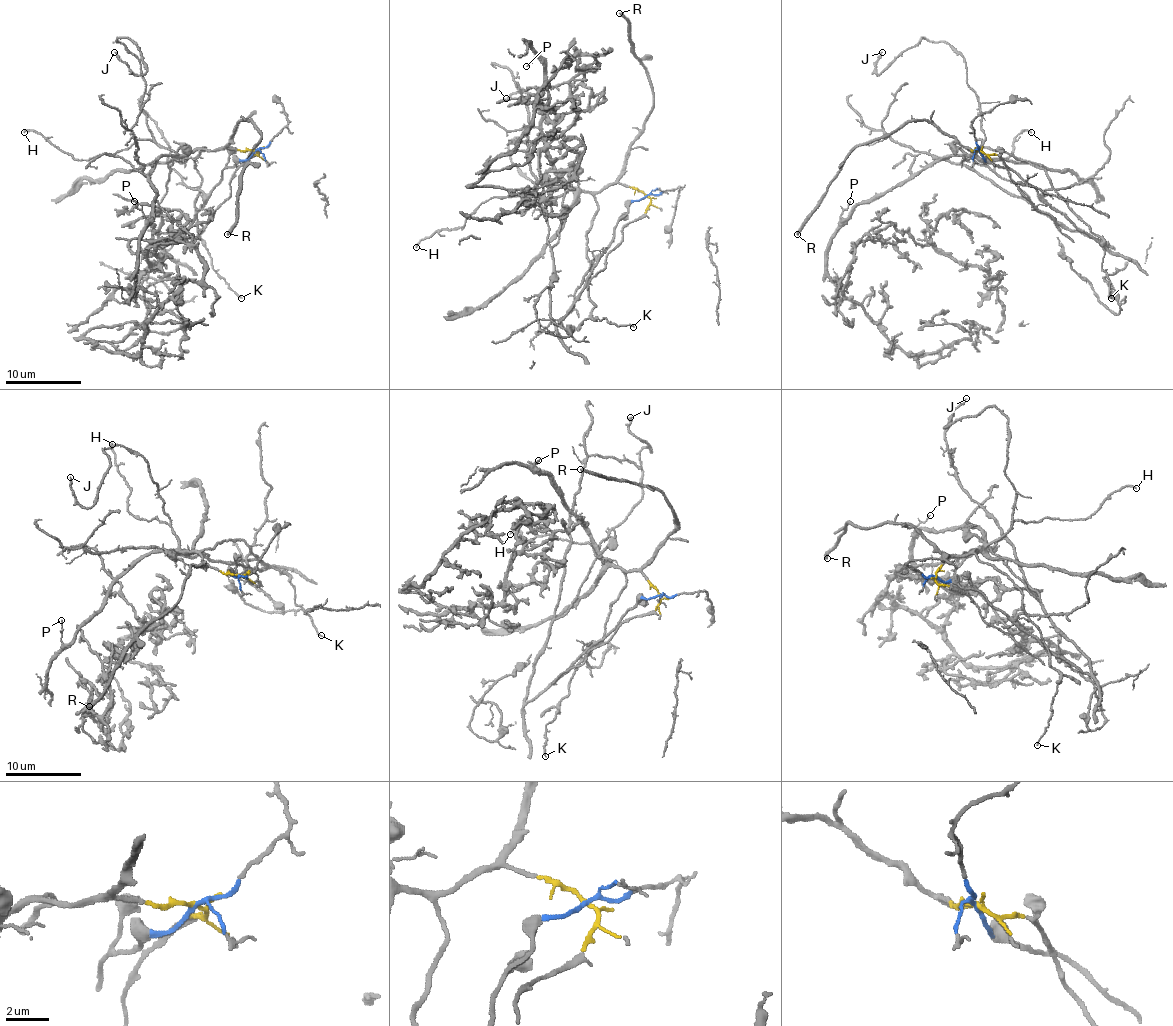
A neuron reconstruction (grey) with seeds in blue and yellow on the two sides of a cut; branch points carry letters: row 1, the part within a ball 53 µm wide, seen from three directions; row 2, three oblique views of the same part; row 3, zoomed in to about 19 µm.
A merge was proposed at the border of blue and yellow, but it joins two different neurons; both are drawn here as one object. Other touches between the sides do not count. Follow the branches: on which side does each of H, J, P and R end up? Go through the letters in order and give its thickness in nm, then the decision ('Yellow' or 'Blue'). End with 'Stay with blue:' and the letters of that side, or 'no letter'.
H: Thickness 150 nm. Yellow
J: Thickness 200 nm. Yellow
P: Thickness 110 nm. Yellow
R: Thickness 280 nm. Yellow
Stay with blue: no letter

